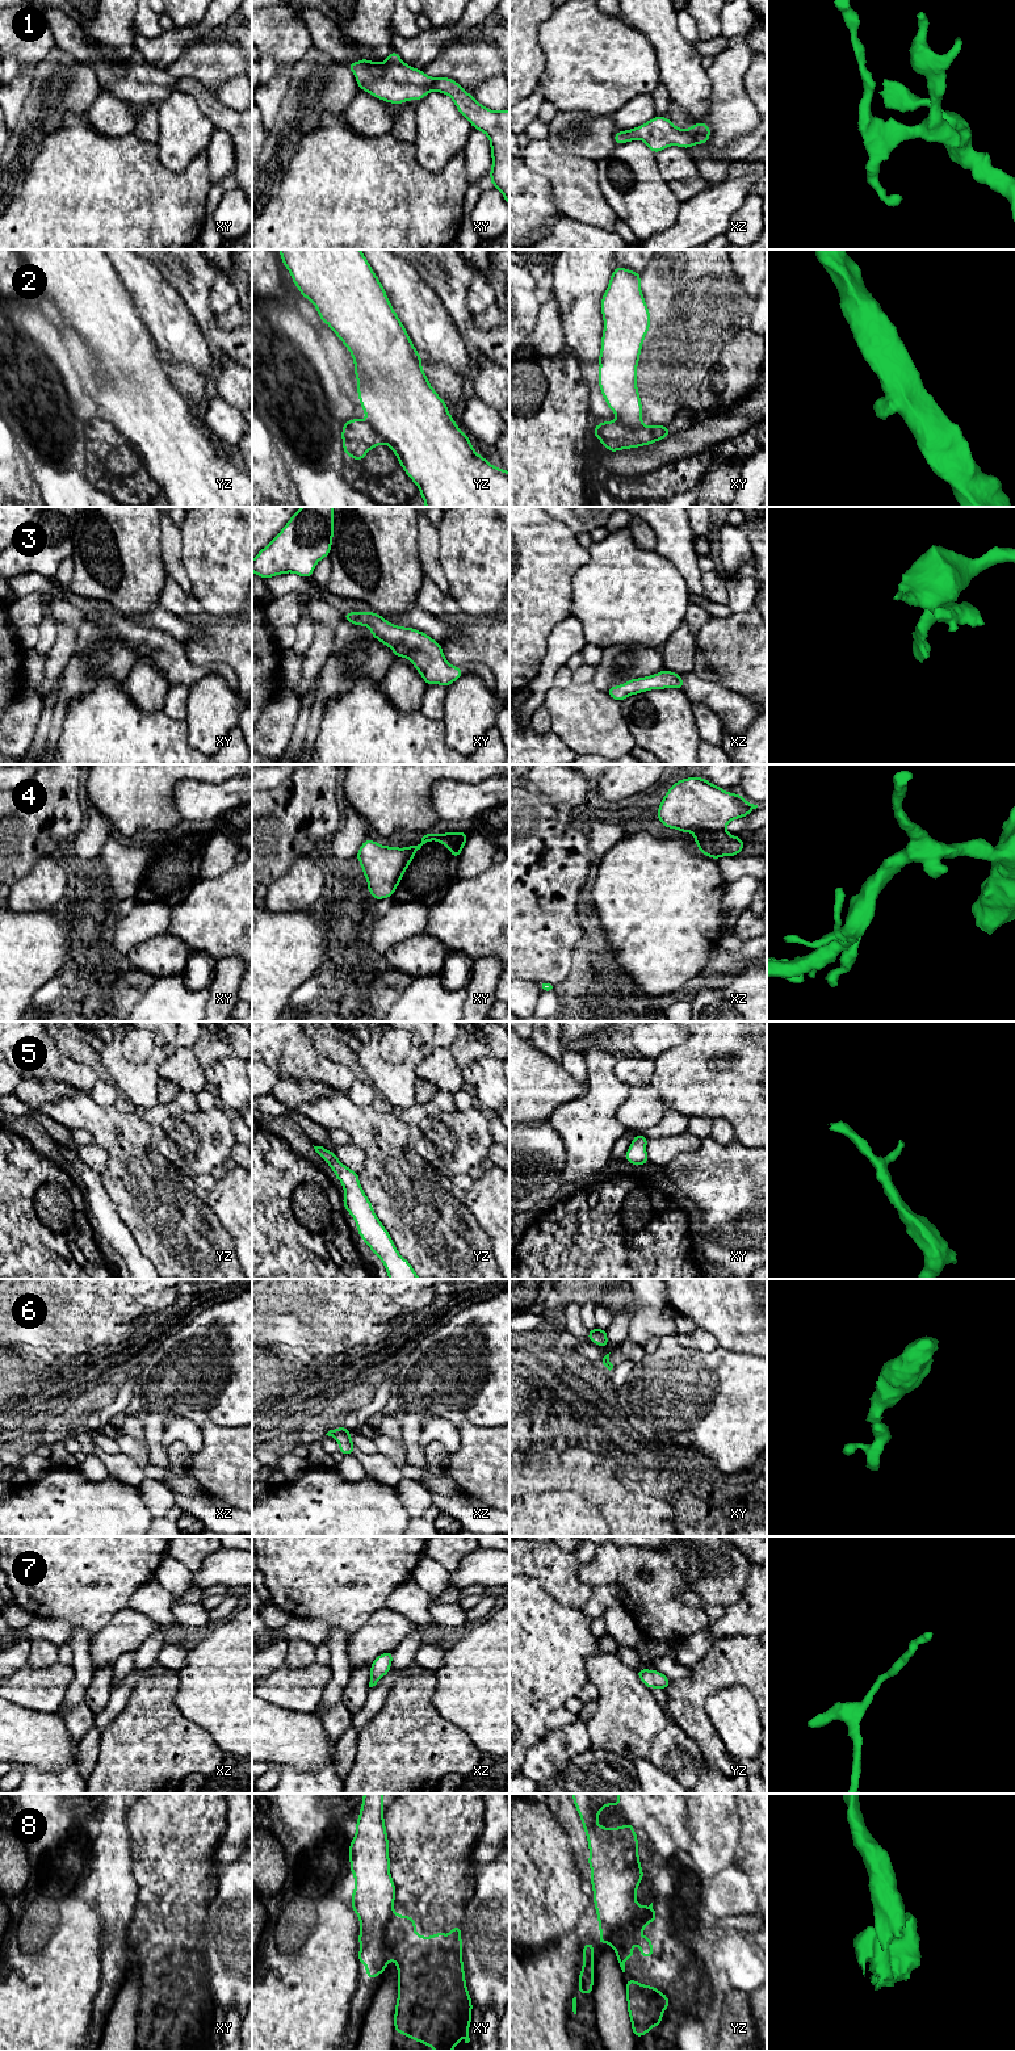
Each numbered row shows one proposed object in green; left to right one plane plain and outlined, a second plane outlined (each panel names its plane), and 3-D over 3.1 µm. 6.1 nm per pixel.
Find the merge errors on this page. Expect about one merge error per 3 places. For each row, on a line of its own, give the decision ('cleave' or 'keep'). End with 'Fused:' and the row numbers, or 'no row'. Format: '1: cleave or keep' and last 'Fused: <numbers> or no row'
1: keep
2: cleave
3: keep
4: cleave
5: keep
6: keep
7: keep
8: cleave
Fused: 2, 4, 8

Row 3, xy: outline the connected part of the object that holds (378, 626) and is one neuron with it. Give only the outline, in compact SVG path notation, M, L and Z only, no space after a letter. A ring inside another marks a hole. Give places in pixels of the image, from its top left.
M348 612L341 617L355 625L366 625L374 638L394 651L395 658L410 659L427 685L449 687L464 675L461 667L448 663L441 645L423 632L393 625L376 612Z

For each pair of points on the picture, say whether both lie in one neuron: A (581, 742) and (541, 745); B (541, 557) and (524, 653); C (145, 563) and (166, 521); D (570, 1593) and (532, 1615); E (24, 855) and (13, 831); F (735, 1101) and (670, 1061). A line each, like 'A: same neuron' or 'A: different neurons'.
A: different neurons
B: same neuron
C: different neurons
D: different neurons
E: same neuron
F: same neuron

